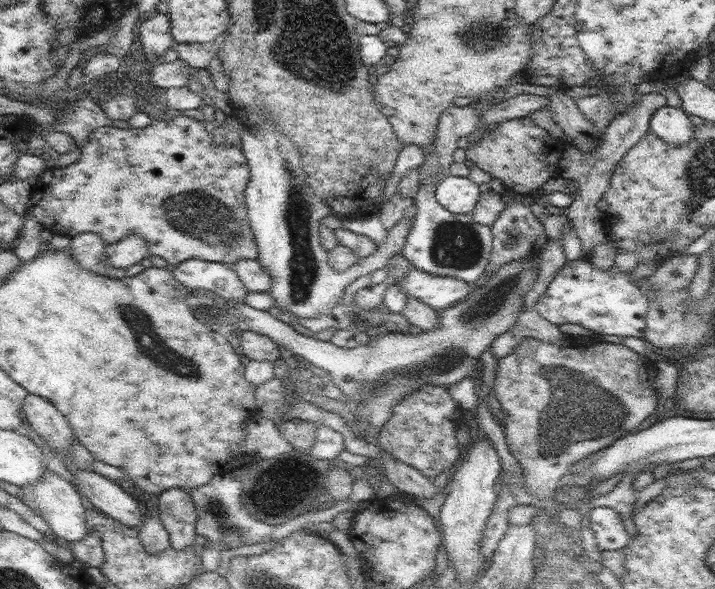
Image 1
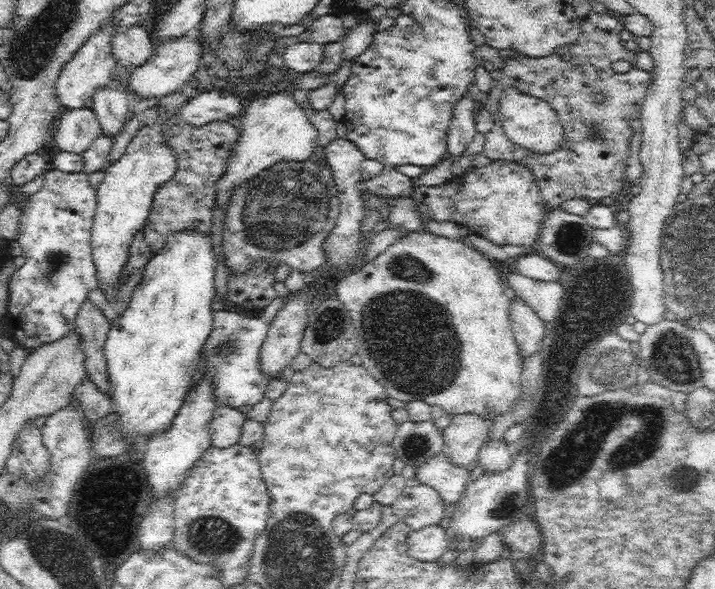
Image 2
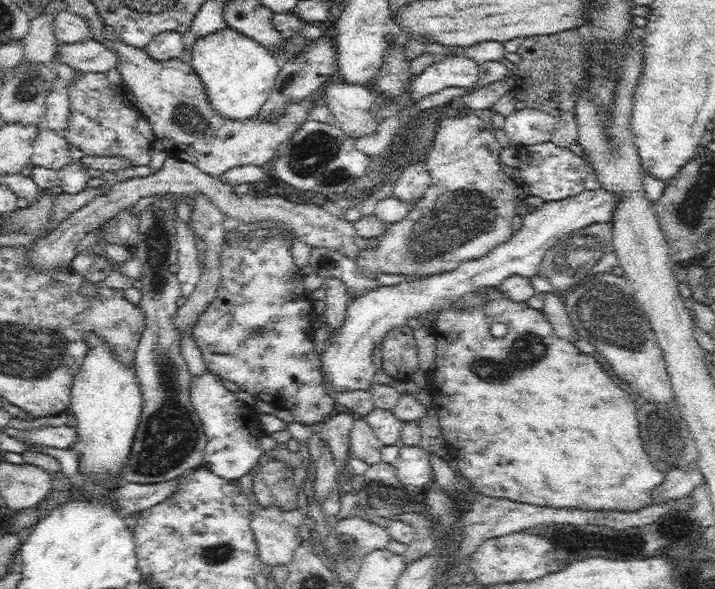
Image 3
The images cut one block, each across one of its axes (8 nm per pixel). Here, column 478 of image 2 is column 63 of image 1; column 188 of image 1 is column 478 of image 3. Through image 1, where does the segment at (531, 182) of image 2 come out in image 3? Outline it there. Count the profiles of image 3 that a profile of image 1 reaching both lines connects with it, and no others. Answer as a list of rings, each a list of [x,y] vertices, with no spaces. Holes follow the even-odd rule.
[[[478,116],[439,120],[434,142],[421,153],[431,176],[431,186],[403,220],[385,229],[378,237],[378,246],[359,252],[356,264],[360,270],[375,279],[382,273],[430,276],[454,270],[461,262],[482,258],[499,244],[508,242],[514,233],[512,219],[520,198],[516,181],[502,171],[502,150],[491,126]]]

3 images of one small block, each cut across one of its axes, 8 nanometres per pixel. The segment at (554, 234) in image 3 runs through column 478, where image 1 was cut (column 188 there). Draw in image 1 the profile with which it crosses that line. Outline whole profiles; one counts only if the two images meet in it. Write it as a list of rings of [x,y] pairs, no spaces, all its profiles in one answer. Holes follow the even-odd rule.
[[[189,258],[175,265],[173,269],[174,278],[181,282],[188,290],[204,289],[219,292],[225,295],[227,300],[232,300],[228,306],[232,307],[234,302],[245,302],[249,290],[241,283],[237,274],[231,266],[221,262],[210,262],[199,258]]]

